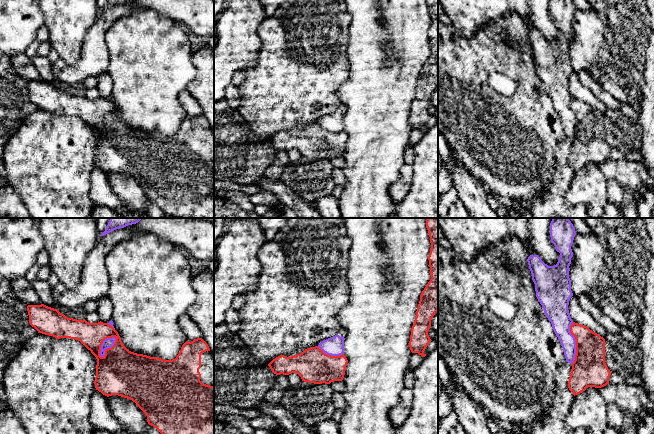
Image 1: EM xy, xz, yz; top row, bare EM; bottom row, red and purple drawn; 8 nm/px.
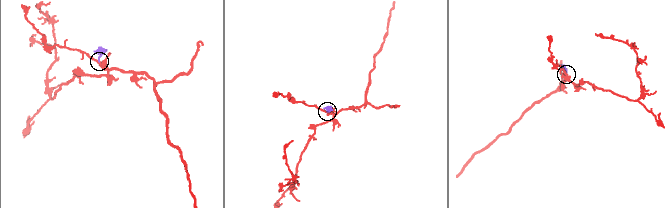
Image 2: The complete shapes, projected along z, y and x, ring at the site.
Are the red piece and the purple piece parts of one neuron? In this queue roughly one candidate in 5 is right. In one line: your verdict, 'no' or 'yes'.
no

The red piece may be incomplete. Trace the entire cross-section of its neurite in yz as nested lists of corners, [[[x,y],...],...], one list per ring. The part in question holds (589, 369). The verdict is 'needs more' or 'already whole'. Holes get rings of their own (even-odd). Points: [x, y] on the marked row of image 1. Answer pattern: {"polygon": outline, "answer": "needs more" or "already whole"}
{"polygon": [[[573,322],[570,332],[576,340],[568,388],[578,395],[587,387],[601,388],[609,384],[611,371],[605,363],[605,339],[587,326]]], "answer": "already whole"}

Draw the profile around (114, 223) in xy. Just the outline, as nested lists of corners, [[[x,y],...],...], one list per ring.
[[[110,218],[105,231],[100,235],[104,236],[116,229],[138,223],[142,218]]]

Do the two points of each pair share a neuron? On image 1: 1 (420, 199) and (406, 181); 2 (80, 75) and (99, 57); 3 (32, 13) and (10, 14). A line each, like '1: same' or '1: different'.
1: different
2: same
3: same

